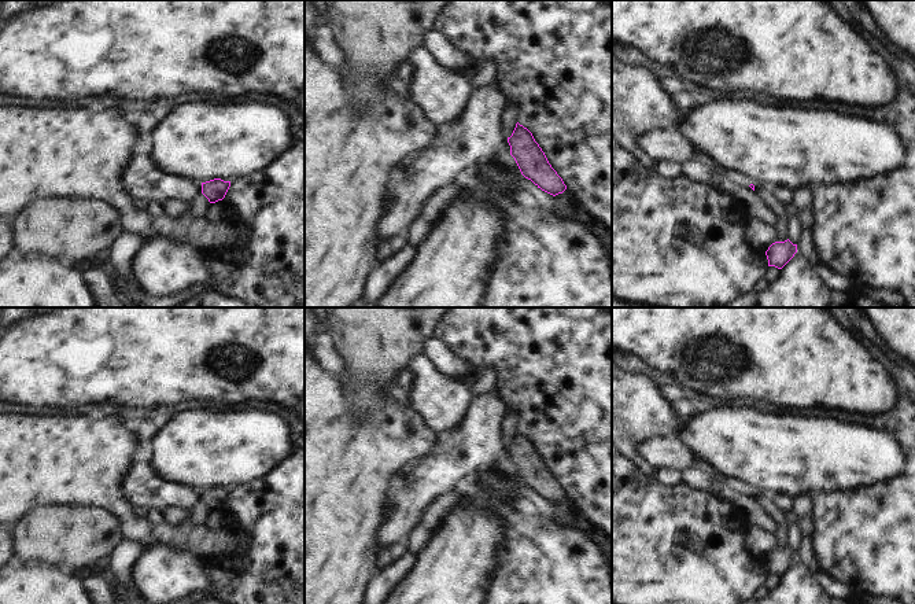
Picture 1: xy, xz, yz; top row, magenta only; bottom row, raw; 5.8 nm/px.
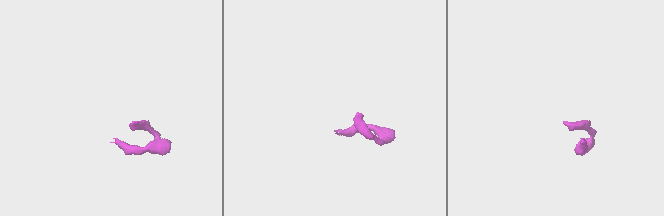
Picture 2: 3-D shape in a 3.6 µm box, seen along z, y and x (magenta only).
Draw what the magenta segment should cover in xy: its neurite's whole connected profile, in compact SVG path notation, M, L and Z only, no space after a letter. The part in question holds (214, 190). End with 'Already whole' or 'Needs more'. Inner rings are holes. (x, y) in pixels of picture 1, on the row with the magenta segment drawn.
M214 178L202 183L202 194L209 199L210 203L222 200L230 187L230 181L224 181L221 178Z. Already whole

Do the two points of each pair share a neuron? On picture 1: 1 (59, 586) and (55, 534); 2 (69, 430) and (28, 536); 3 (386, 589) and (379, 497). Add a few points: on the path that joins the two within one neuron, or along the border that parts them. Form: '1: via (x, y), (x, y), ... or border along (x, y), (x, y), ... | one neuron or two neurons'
1: border along (26, 563), (52, 564), (84, 577) | two neurons
2: border along (72, 507), (37, 505), (14, 527) | two neurons
3: border along (379, 570), (368, 589) | two neurons

